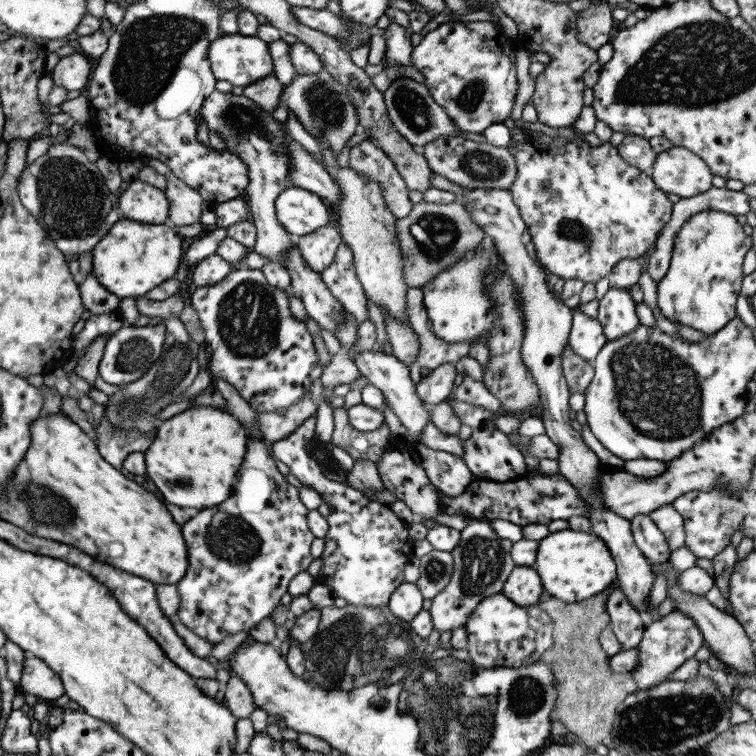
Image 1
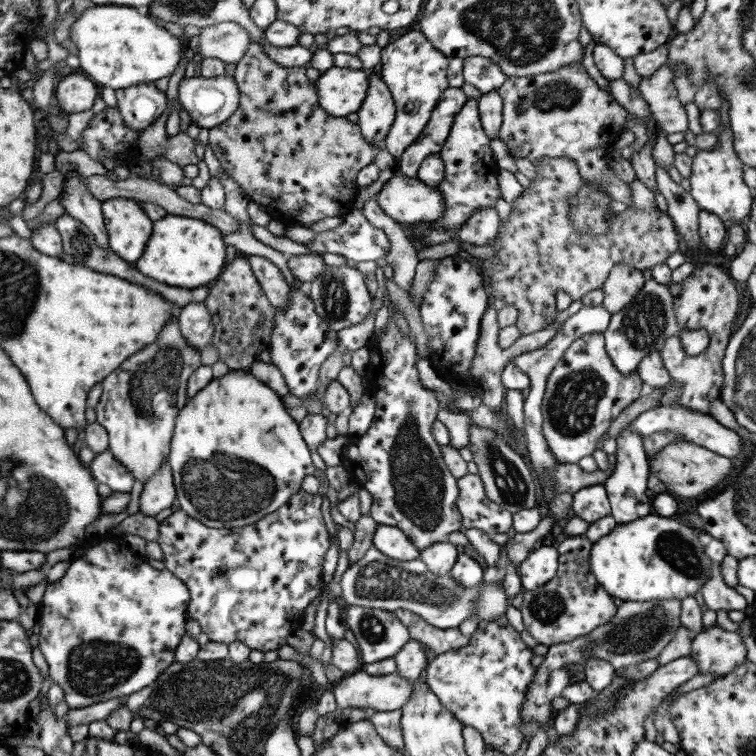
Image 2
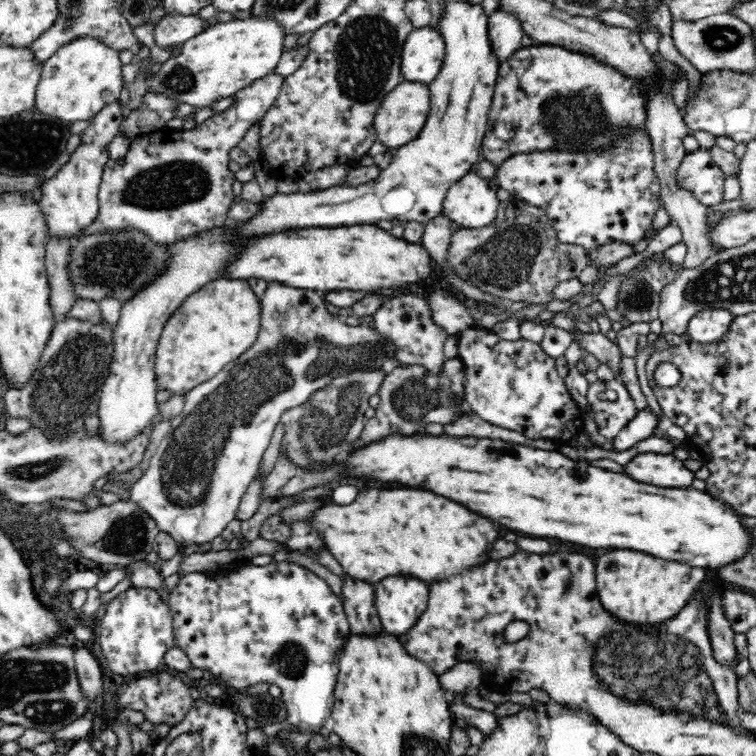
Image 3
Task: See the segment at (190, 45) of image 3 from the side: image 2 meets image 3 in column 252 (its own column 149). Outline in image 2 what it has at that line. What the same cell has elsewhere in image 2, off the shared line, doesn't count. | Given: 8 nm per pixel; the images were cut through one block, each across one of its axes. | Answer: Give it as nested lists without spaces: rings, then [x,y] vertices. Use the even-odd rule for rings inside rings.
[[[94,4],[72,22],[69,42],[77,48],[78,67],[98,87],[120,89],[153,83],[177,68],[182,41],[157,26],[146,12],[130,6]]]

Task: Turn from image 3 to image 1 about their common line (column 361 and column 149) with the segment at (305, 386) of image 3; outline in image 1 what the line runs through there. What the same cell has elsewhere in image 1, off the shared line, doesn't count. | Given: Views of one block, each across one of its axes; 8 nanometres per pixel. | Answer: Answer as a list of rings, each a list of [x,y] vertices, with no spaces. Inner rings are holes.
[[[162,321],[146,323],[143,326],[124,324],[105,341],[103,354],[97,368],[97,374],[107,384],[122,385],[133,382],[147,372],[151,364],[161,354],[165,338],[165,325]]]

